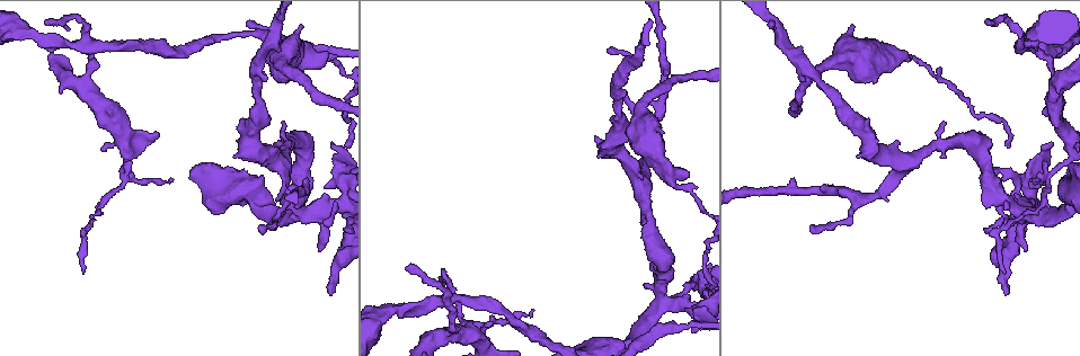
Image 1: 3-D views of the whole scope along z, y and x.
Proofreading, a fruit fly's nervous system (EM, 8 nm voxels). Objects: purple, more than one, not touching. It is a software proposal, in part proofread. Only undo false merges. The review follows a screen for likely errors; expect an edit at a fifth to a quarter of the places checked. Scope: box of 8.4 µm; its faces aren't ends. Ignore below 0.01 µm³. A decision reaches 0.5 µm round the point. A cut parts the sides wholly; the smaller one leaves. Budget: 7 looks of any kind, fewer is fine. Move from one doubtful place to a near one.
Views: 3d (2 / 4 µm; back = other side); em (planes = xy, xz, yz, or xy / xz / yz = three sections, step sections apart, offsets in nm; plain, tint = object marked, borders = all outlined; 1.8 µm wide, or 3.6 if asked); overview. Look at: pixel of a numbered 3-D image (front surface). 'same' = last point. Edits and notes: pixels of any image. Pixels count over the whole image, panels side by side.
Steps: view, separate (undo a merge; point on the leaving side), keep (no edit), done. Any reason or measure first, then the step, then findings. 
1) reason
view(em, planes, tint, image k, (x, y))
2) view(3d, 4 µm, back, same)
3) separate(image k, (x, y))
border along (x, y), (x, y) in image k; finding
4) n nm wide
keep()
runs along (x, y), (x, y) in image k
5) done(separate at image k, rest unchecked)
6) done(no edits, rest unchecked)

sudden change in width
view(3d, 2 µm, image 1, (484, 329))

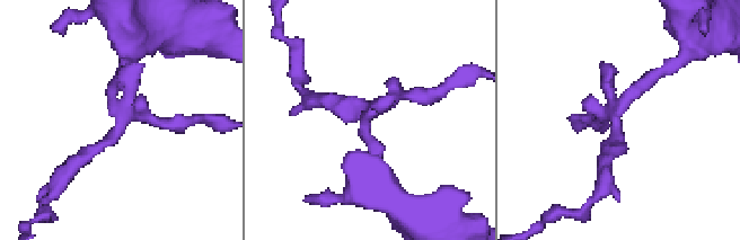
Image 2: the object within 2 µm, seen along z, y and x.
need the tissue
view(em, planes, tint, image 2, (622, 107))

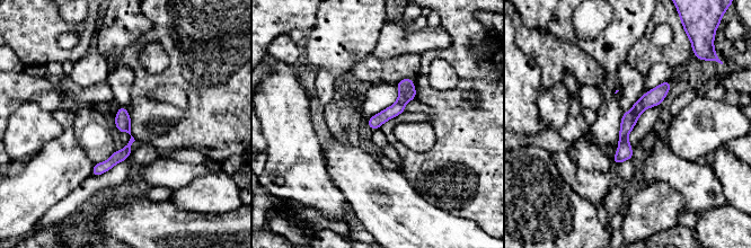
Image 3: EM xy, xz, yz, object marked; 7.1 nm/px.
keep()
runs along (666, 85), (628, 120), (616, 159) in image 3; all the same cell

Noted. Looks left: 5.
four-way junction
view(3d, 4 µm, image 1, (1020, 47))

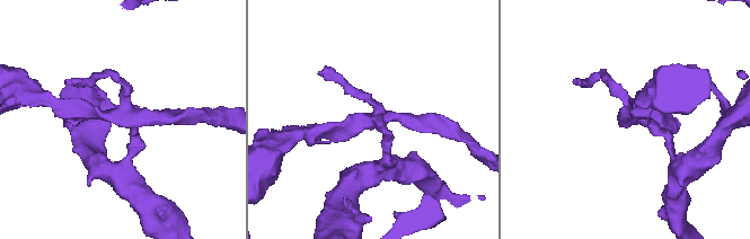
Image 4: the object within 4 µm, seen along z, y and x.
4 arms
view(em, xy, step 16, tint, image 4, (125, 117))

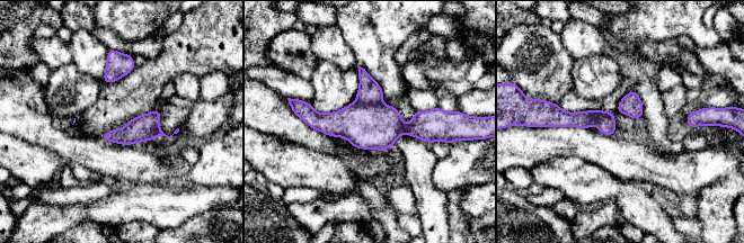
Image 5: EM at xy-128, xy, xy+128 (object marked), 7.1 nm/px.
view(em, planes, borders, same)

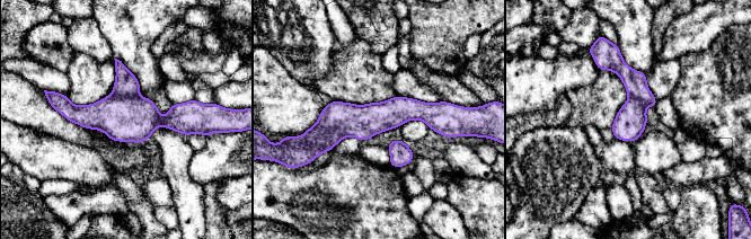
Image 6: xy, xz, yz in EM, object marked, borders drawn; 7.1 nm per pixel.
separate(image 6, (134, 118))
border along (112, 94), (117, 96), (137, 96) in image 6; two cells meet here

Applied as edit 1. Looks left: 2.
thick turns thin
view(em, xz, step 8, tint, image 1, (322, 57))

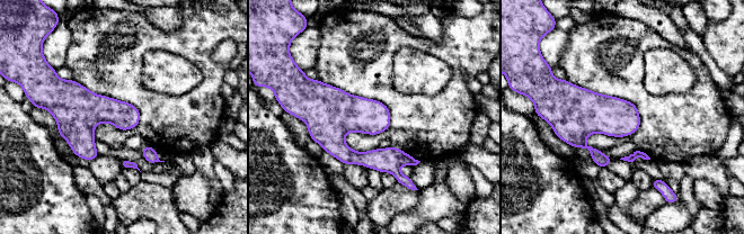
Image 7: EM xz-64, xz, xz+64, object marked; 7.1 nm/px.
200 nm wide
keep()
continuous, no second cell

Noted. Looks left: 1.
done(separate at image 6, rest unchecked)

